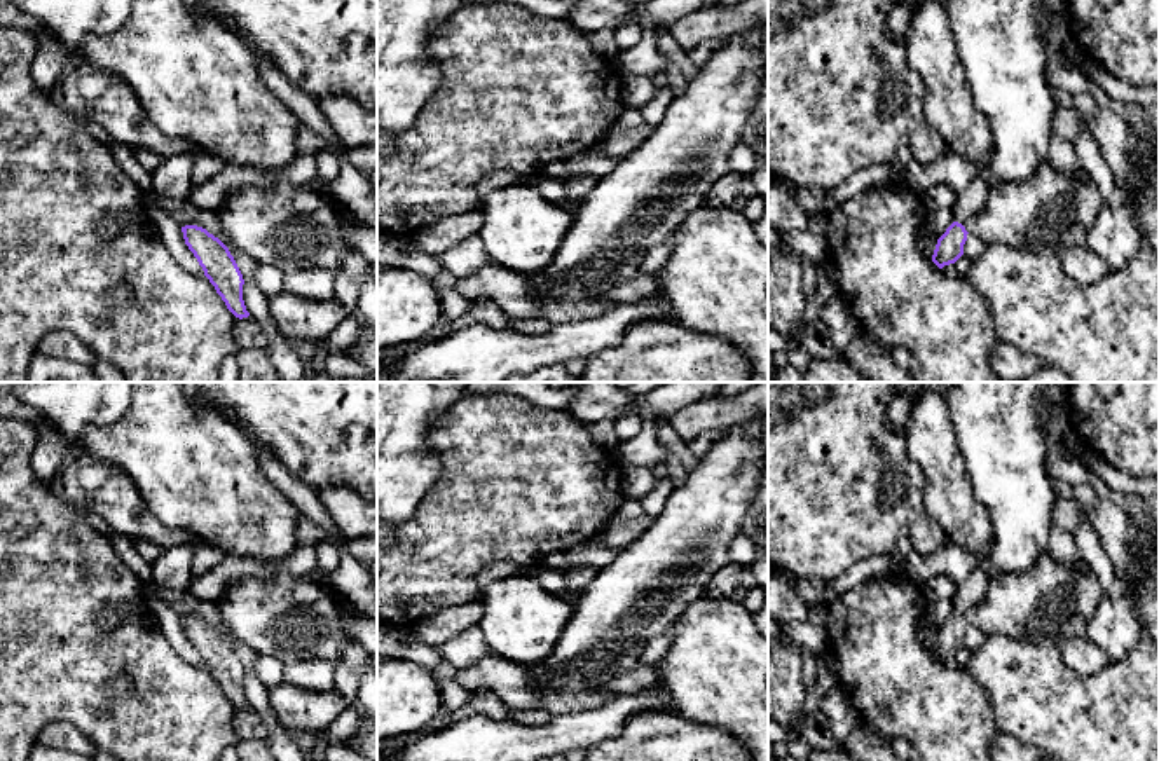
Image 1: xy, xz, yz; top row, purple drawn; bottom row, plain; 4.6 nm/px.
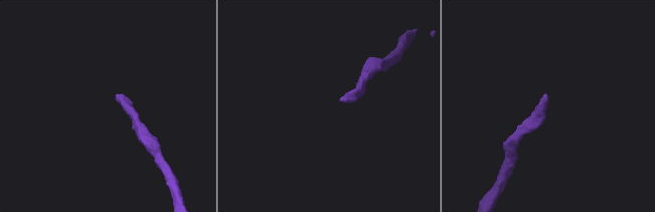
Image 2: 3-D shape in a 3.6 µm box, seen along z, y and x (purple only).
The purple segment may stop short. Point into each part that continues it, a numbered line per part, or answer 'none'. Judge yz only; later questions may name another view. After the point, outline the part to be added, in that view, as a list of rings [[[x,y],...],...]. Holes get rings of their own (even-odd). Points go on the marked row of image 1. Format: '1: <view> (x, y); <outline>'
1: yz (973, 198); [[[981,169],[977,176],[957,194],[957,202],[951,208],[953,220],[962,225],[969,222],[969,218],[986,204],[990,185],[991,178],[988,169]]]

